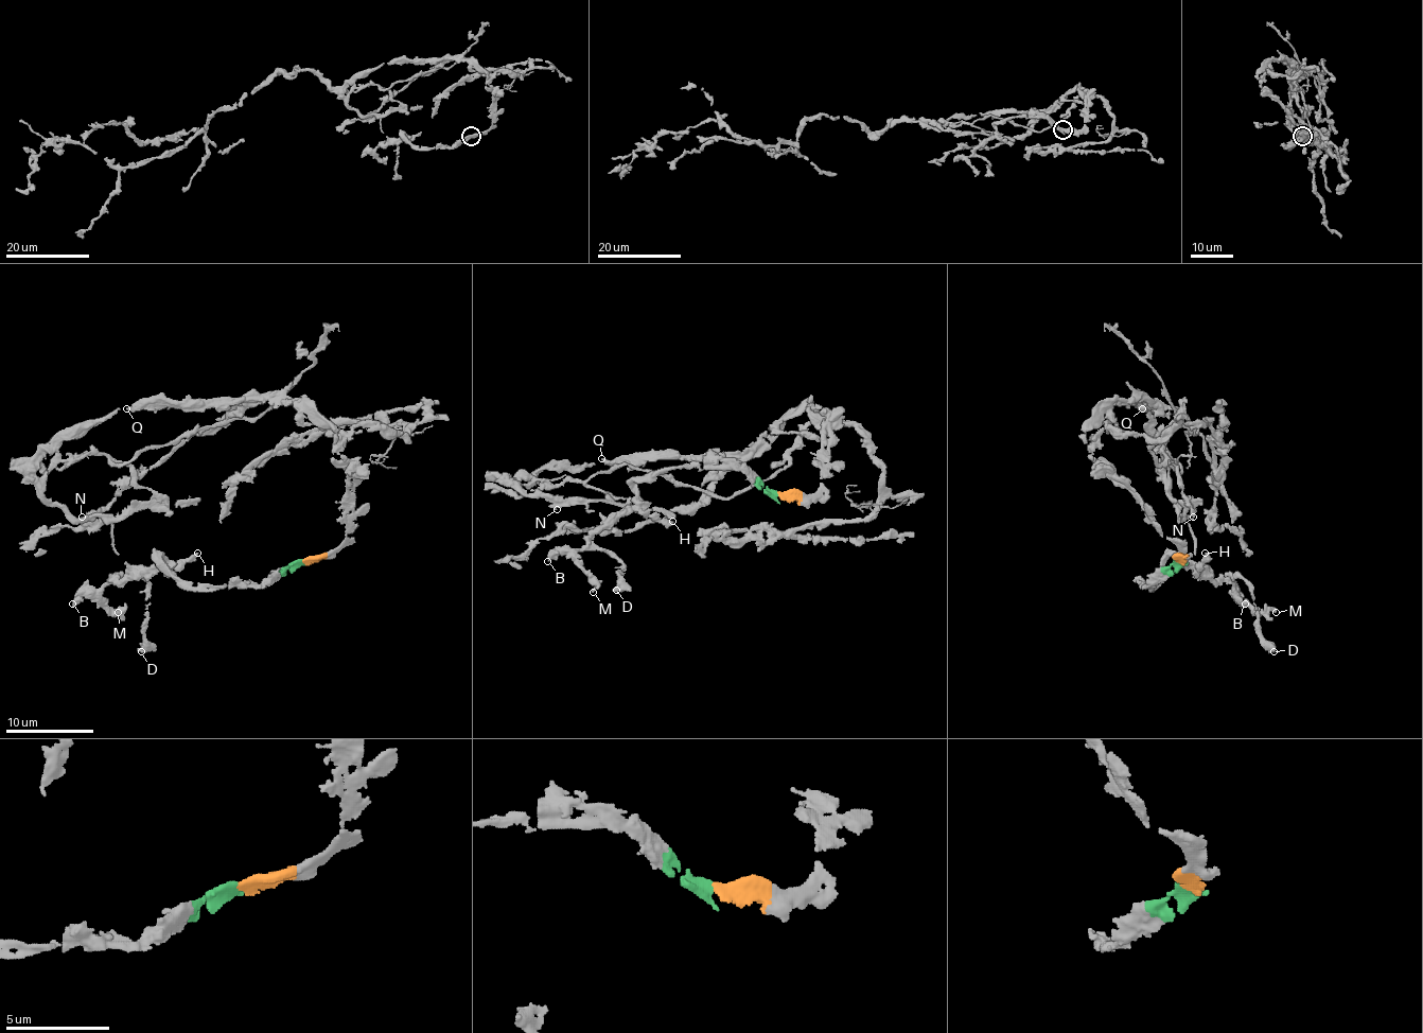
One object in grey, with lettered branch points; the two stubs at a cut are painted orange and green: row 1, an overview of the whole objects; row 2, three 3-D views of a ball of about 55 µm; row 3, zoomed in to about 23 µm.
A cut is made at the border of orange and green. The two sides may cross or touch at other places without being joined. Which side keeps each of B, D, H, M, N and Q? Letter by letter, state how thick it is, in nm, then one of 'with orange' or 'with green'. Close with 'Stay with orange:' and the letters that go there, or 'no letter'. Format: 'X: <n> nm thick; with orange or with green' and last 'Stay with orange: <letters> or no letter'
B: 360 nm thick; with green
D: 650 nm thick; with green
H: 400 nm thick; with green
M: 280 nm thick; with green
N: 340 nm thick; with orange
Q: 240 nm thick; with orange
Stay with orange: N, Q

